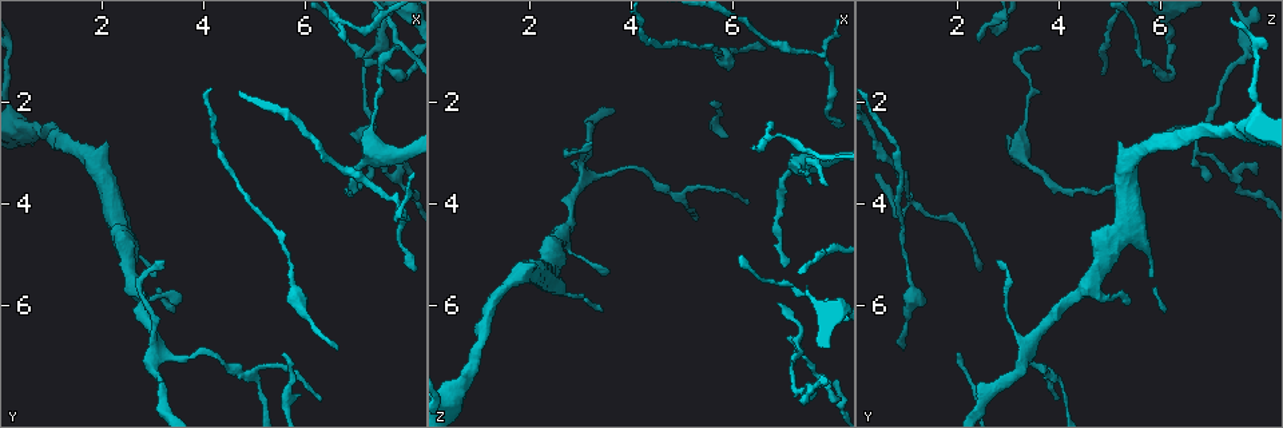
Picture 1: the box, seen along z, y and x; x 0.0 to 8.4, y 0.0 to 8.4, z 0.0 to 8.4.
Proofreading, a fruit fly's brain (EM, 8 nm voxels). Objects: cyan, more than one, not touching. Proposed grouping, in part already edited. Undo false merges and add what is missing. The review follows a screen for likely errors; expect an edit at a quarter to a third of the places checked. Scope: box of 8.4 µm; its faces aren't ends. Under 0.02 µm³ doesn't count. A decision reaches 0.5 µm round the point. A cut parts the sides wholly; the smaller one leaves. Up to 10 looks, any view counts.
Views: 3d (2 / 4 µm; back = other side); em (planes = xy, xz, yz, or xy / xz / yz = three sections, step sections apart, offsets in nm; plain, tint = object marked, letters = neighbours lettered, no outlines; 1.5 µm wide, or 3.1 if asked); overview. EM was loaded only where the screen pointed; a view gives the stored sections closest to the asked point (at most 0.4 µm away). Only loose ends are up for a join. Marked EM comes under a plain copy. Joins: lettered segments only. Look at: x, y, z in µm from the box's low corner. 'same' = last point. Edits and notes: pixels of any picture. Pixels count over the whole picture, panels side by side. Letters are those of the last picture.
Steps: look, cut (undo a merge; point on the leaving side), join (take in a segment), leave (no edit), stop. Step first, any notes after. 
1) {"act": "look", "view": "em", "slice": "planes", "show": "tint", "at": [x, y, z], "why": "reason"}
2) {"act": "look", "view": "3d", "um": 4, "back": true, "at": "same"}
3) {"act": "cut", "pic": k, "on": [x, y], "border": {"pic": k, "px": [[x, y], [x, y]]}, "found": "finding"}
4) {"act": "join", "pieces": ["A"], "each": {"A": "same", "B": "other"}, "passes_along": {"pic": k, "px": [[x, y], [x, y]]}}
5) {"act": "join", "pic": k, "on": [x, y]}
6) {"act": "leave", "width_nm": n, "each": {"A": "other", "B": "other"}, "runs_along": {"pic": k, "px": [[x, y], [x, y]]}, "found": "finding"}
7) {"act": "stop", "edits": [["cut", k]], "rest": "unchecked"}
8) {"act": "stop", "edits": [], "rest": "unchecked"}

{"act": "look", "view": "em", "slice": "planes", "show": "letters", "at": [7.90, 0.90, 3.65]}

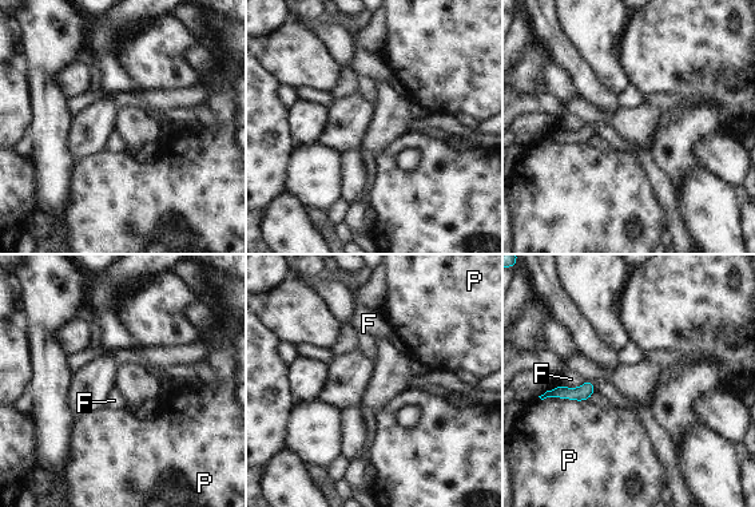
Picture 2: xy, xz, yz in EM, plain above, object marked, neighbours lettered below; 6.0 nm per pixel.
{"act": "leave", "each": {"F": "other", "P": "other"}, "found": "none of them fits"}

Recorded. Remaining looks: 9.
{"act": "look", "view": "3d", "um": 2, "at": [7.25, 3.60, 1.05], "why": "thick turns thin"}

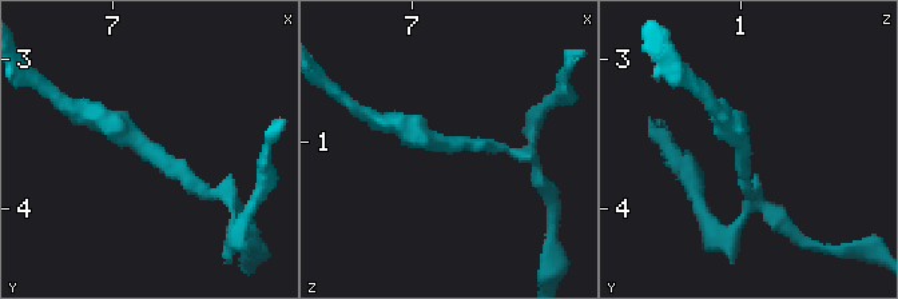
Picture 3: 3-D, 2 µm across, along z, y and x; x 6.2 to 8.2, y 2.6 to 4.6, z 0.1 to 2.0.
{"act": "look", "view": "em", "slice": "planes", "show": "letters", "at": [7.24, 3.64, 1.02]}

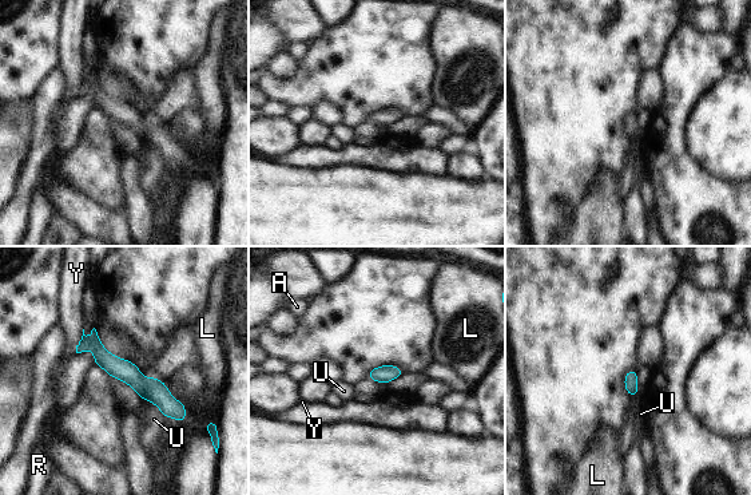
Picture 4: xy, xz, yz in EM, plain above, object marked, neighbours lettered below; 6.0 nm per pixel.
{"act": "leave", "each": {"A": "other", "L": "other", "R": "other", "U": "other", "Y": "other"}, "found": "all the same neuron"}

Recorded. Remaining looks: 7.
{"act": "look", "view": "em", "slice": "xz", "step": 8, "show": "tint", "at": [6.70, 6.85, 1.00], "why": "tapers out"}

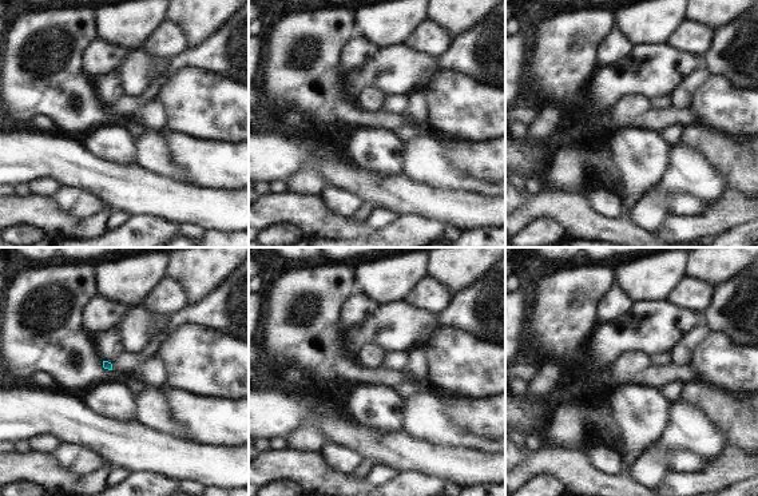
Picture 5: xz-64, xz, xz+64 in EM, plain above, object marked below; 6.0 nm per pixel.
{"act": "look", "view": "em", "slice": "planes", "show": "letters", "at": "same"}

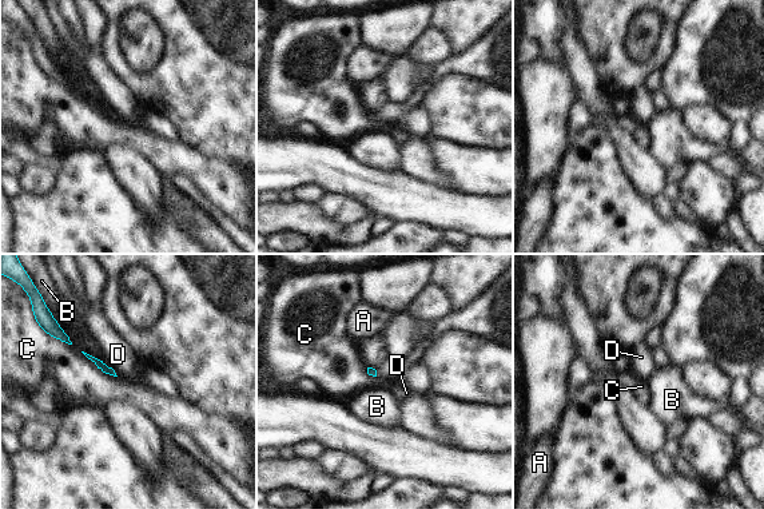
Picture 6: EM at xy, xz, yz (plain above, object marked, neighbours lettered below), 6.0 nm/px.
{"act": "leave", "longest_contact_nm": ["C", 280], "each": {"A": "other", "B": "other", "C": "other", "D": "other"}, "border": {"pic": 6, "px": [[80, 352], [103, 372], [116, 377]]}, "found": "none of them fits"}

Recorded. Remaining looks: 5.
{"act": "look", "view": "3d", "um": 4, "at": [4.10, 6.95, 3.30], "why": "abrupt turn"}

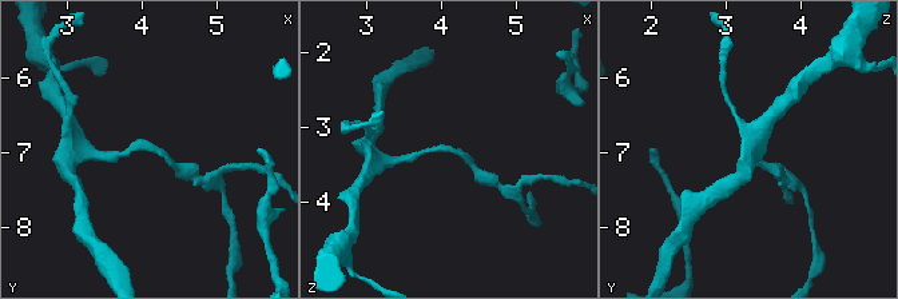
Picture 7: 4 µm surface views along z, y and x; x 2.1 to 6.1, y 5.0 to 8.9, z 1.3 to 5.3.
{"act": "look", "view": "em", "slice": "xz", "step": 8, "show": "letters", "at": [4.10, 6.90, 3.25], "why": "need the tissue"}

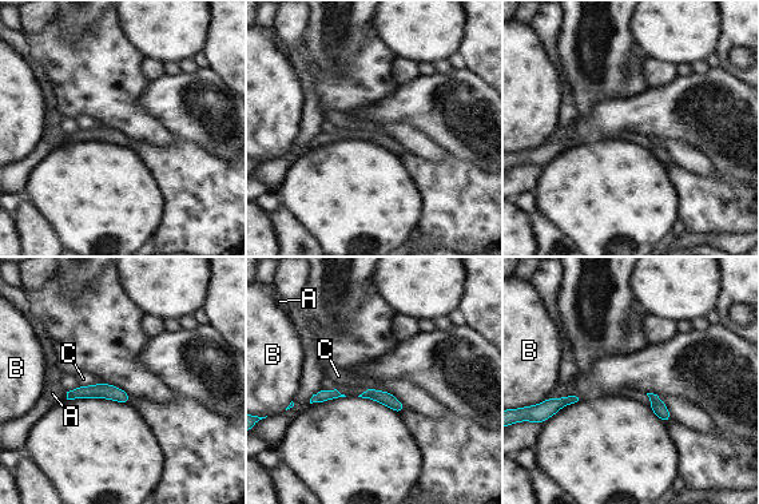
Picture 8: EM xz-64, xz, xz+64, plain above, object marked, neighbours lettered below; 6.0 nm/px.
{"act": "leave", "width_nm": 90, "longest_contact_nm": ["C", 180], "each": {"A": "other", "B": "other", "C": "other"}, "found": "continuous, no second neuron"}

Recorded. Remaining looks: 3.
{"act": "stop", "edits": [], "rest": "unchecked"}

